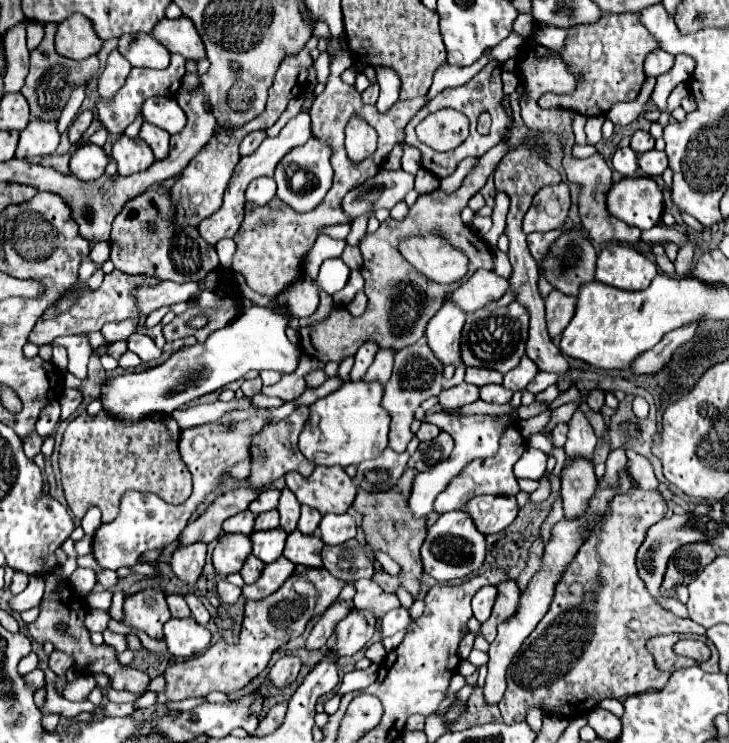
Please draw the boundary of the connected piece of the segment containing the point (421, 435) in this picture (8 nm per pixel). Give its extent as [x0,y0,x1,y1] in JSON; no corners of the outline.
[417,422,441,442]

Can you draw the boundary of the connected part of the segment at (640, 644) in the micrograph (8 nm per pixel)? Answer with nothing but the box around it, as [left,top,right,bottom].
[499,488,707,724]

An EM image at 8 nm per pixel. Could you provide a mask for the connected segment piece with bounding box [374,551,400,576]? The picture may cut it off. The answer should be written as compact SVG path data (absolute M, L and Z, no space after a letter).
M375 551L374 557L379 563L381 563L382 567L391 575L397 575L400 572L399 565L393 561L389 555L385 554L381 551Z

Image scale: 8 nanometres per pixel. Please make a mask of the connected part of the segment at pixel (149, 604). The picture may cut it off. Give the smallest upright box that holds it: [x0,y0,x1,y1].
[125,588,171,638]

